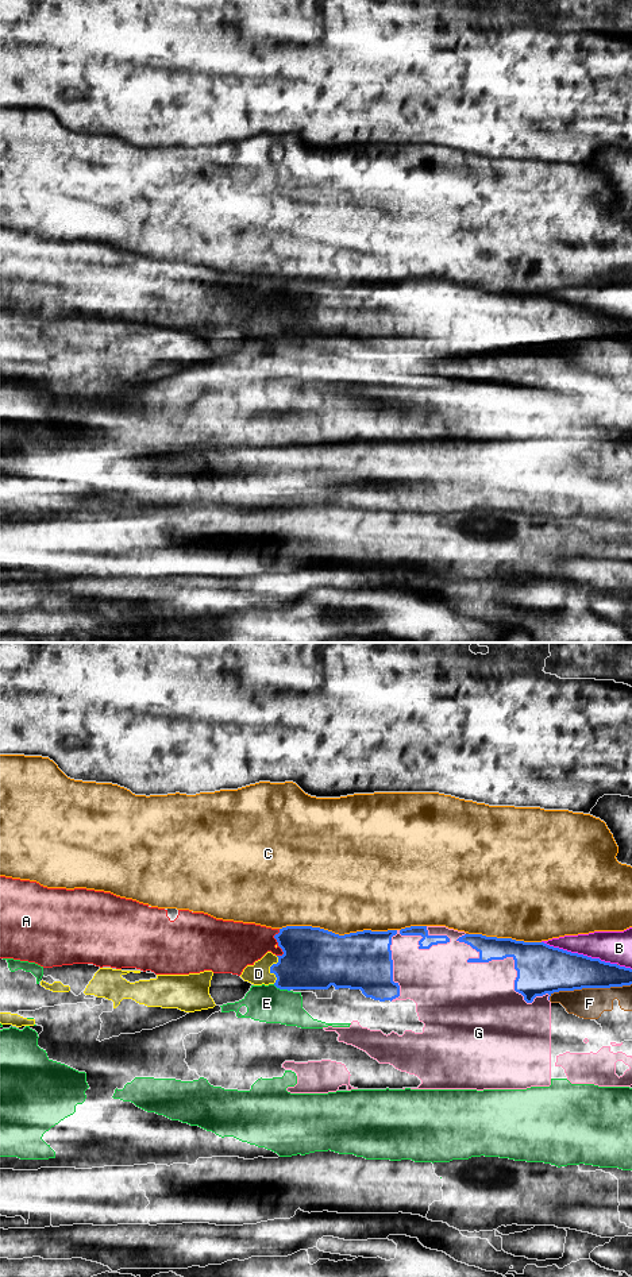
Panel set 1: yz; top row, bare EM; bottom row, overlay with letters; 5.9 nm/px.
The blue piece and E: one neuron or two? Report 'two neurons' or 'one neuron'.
two neurons

